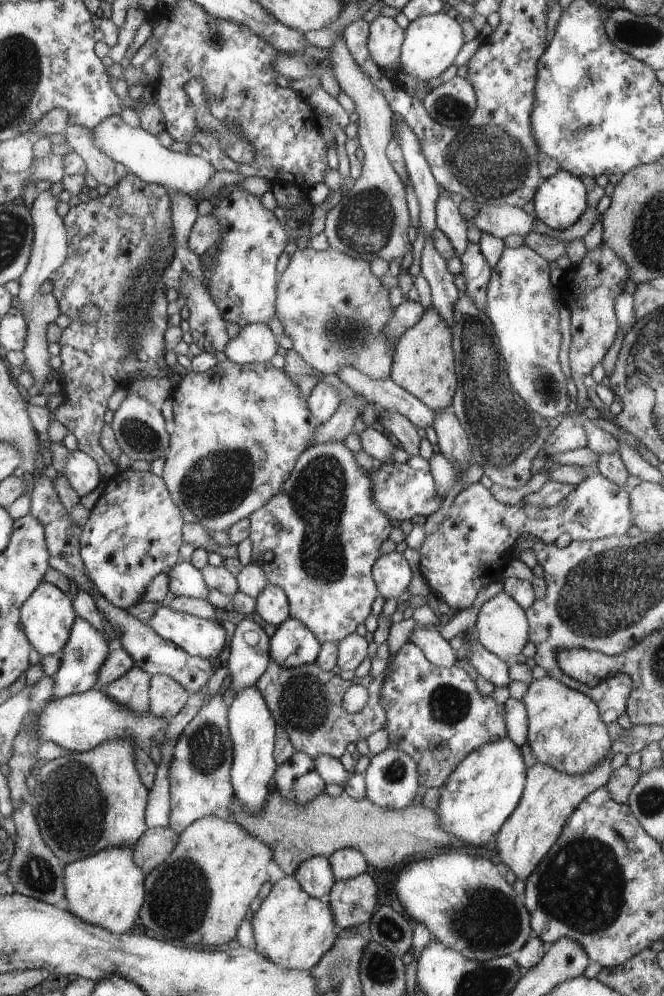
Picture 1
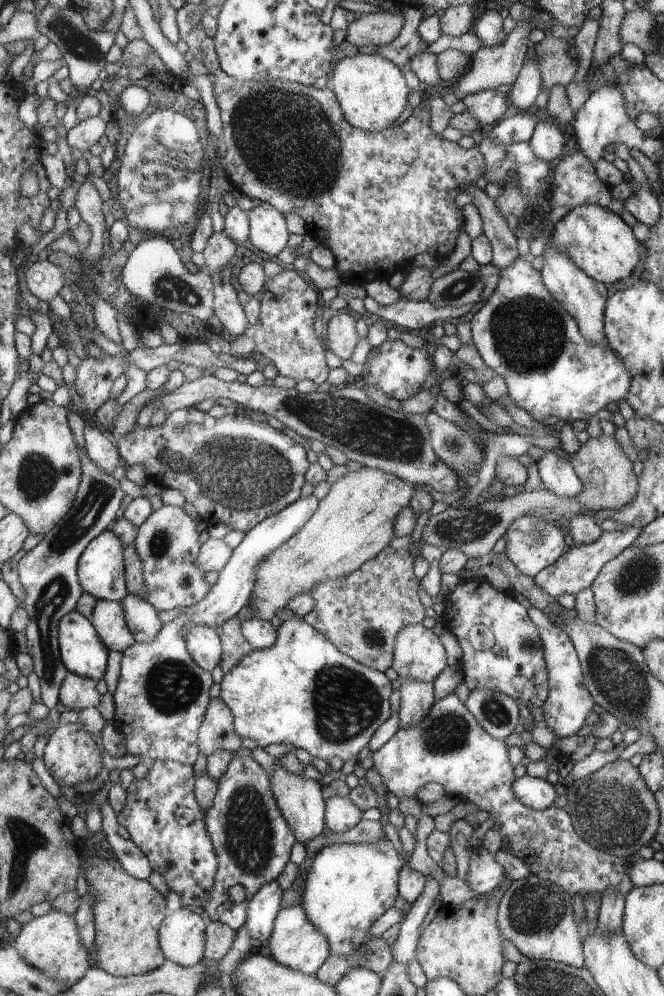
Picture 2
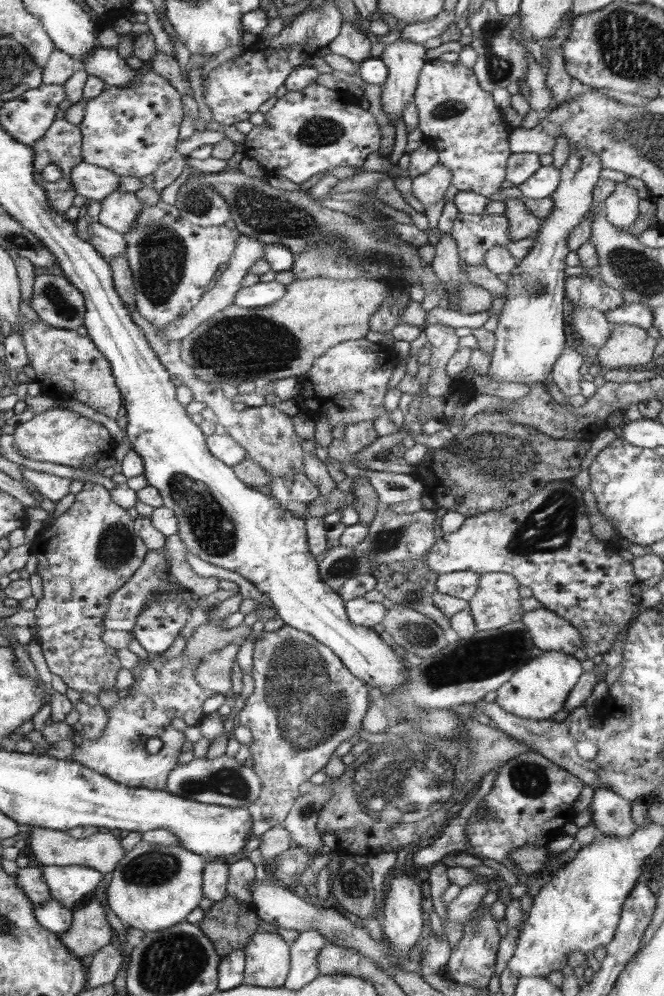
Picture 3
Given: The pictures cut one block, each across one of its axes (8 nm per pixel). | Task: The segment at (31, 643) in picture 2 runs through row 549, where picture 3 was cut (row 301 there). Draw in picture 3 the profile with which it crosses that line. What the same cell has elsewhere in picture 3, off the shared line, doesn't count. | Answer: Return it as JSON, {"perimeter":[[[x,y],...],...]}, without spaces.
{"perimeter":[[[54,274],[34,278],[30,306],[44,323],[66,330],[76,331],[86,314],[82,292],[66,277]]]}

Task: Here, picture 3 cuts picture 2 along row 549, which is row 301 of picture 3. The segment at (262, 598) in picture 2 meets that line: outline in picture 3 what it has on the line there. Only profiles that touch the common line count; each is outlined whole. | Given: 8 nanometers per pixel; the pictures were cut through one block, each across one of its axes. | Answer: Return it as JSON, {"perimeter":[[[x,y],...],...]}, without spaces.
{"perimeter":[[[330,277],[296,279],[286,285],[286,294],[270,304],[256,308],[228,305],[212,318],[201,322],[200,326],[181,340],[181,358],[194,369],[194,375],[209,383],[236,385],[248,380],[263,378],[269,381],[281,378],[299,378],[312,368],[314,361],[321,358],[334,346],[342,342],[366,338],[370,332],[370,318],[378,311],[389,294],[390,286],[378,278],[358,277],[338,280]]]}

